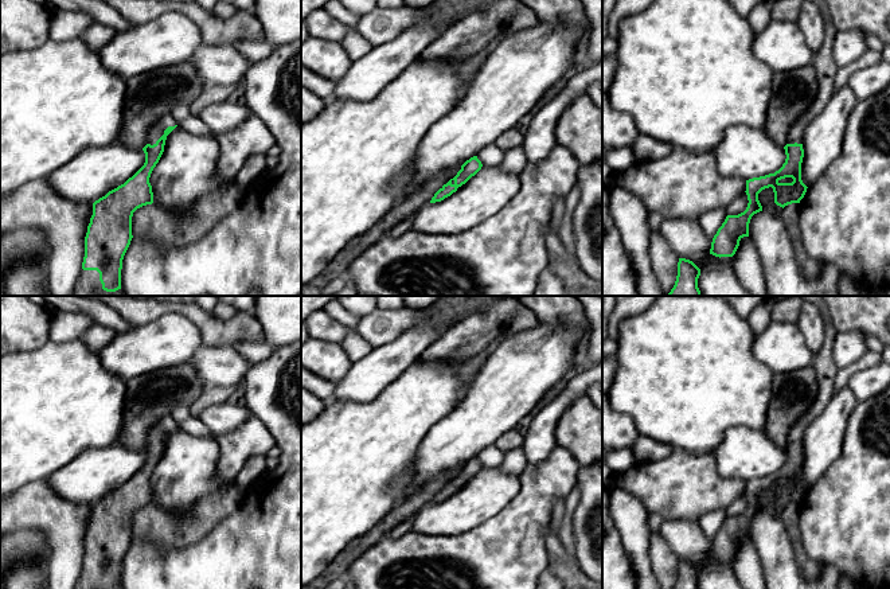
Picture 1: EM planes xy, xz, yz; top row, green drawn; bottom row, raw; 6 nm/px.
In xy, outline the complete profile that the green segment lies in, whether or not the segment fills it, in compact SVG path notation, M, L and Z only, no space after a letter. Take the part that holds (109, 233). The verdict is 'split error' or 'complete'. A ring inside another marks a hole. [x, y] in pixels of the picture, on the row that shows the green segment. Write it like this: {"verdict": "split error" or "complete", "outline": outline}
{"verdict": "split error", "outline": "M172 113L160 117L148 130L144 165L124 184L93 203L85 237L82 270L73 296L124 296L121 269L133 238L133 212L153 203L151 173L159 163L167 136L179 125Z"}

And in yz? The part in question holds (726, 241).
{"verdict": "split error", "outline": "M817 0L816 5L824 22L824 42L816 55L813 66L817 73L819 90L815 101L793 122L788 132L788 144L785 149L785 163L774 173L746 180L747 207L738 215L727 215L722 226L713 238L710 254L715 257L733 257L743 237L749 237L749 223L754 214L762 211L758 194L772 187L774 203L785 207L792 203L800 203L807 192L807 186L801 180L801 163L804 157L803 137L807 125L824 109L832 97L832 89L838 66L832 55L832 42L838 30L832 22L825 0Z"}

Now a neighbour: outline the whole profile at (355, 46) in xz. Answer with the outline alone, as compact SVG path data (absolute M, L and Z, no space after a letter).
M355 28L350 30L340 43L351 61L359 59L372 48Z

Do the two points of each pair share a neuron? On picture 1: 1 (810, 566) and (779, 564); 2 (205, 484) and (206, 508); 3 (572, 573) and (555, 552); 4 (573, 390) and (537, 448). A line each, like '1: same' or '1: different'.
1: different
2: different
3: same
4: same

